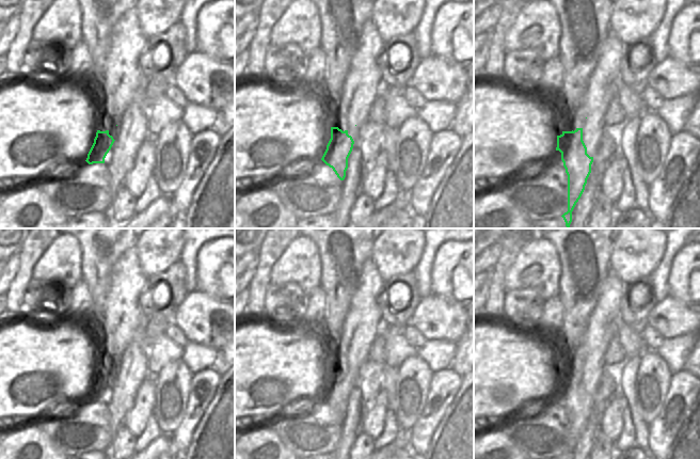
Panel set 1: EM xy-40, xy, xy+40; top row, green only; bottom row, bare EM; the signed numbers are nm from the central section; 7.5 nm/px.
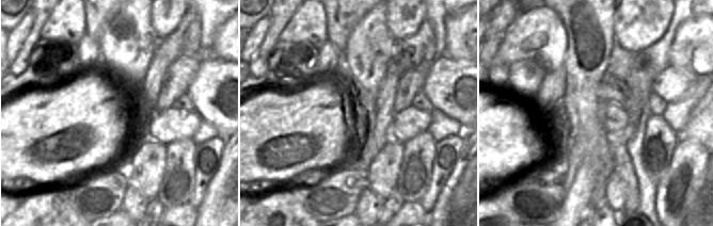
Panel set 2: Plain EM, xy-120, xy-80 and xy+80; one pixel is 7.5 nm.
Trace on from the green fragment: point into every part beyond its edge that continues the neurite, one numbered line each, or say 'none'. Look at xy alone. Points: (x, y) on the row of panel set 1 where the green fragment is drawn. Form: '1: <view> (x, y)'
1: xy (362, 84).

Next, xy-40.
1: xy-40 (121, 73).

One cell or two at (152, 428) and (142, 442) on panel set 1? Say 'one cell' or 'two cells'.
one cell

